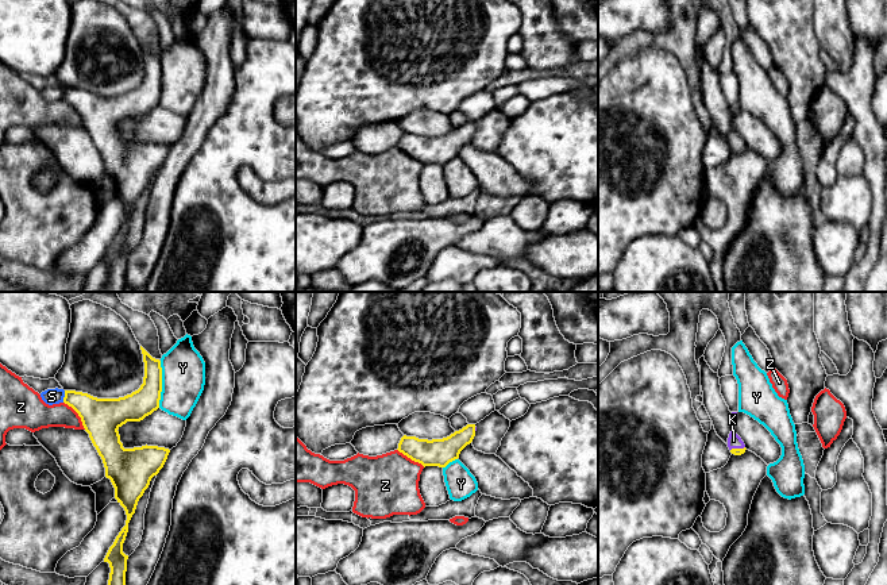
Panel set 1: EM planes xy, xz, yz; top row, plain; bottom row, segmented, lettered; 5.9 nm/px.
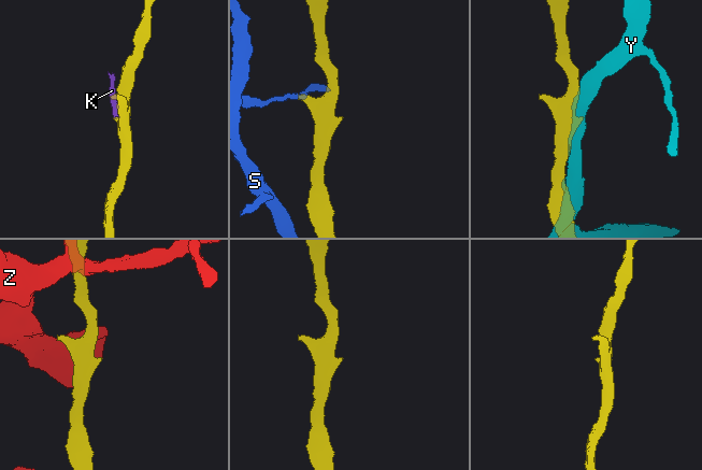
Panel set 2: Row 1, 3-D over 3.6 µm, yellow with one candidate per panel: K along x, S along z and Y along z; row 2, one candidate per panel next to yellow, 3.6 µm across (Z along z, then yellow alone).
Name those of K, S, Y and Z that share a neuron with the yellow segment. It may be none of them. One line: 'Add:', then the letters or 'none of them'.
Add: K

